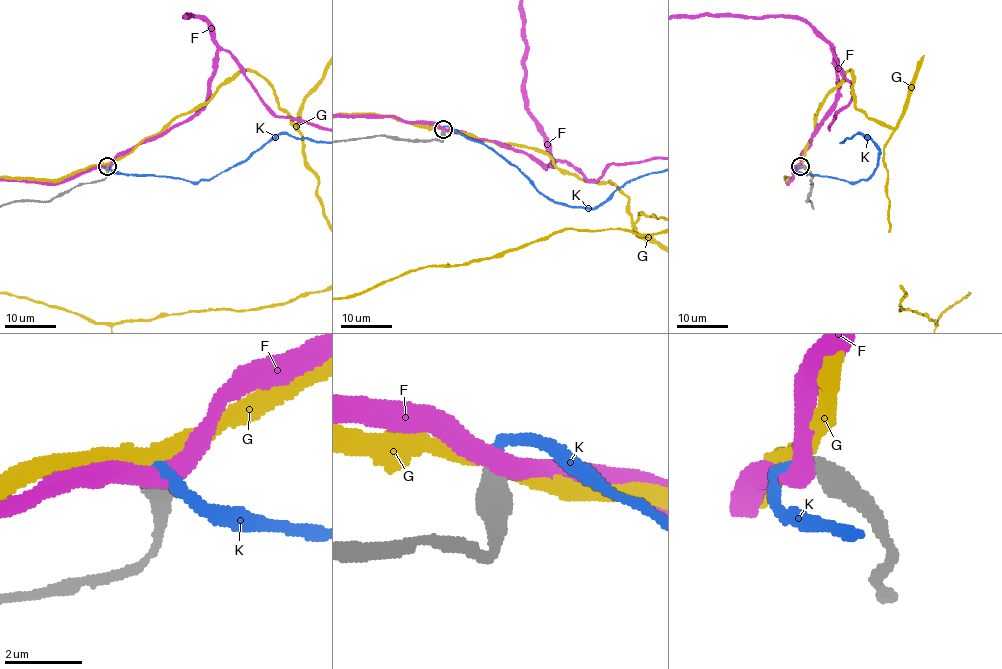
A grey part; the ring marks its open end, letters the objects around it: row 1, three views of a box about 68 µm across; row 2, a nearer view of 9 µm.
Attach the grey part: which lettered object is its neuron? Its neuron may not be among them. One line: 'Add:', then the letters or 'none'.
Add: K

